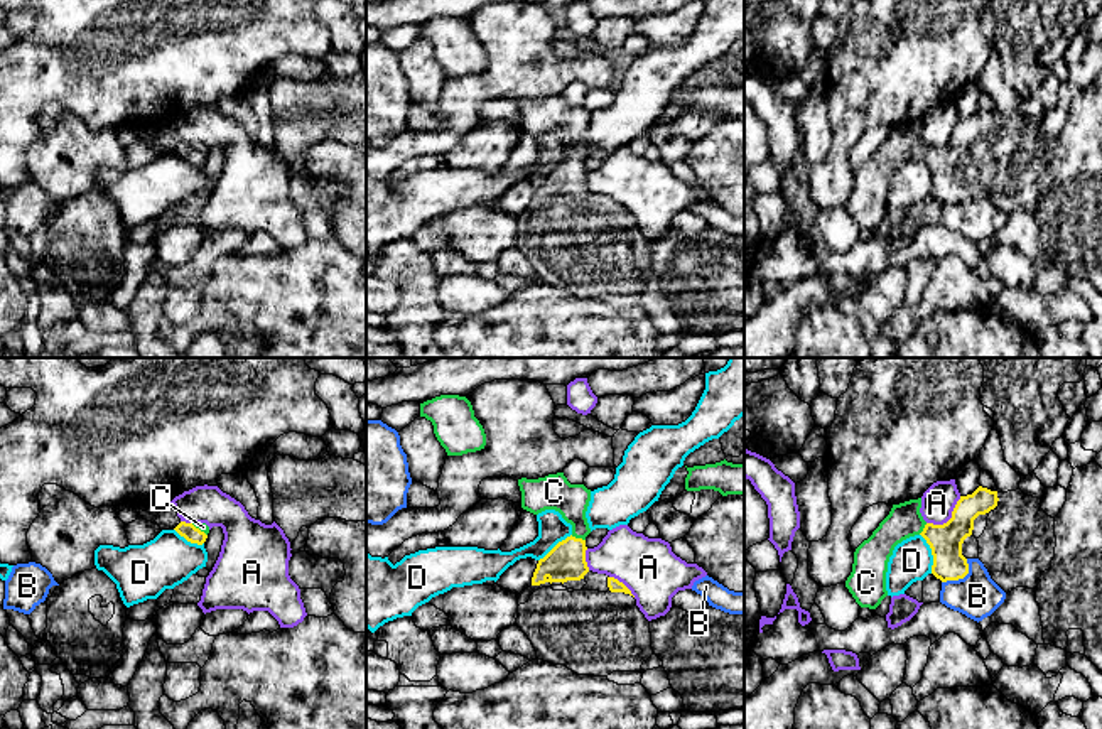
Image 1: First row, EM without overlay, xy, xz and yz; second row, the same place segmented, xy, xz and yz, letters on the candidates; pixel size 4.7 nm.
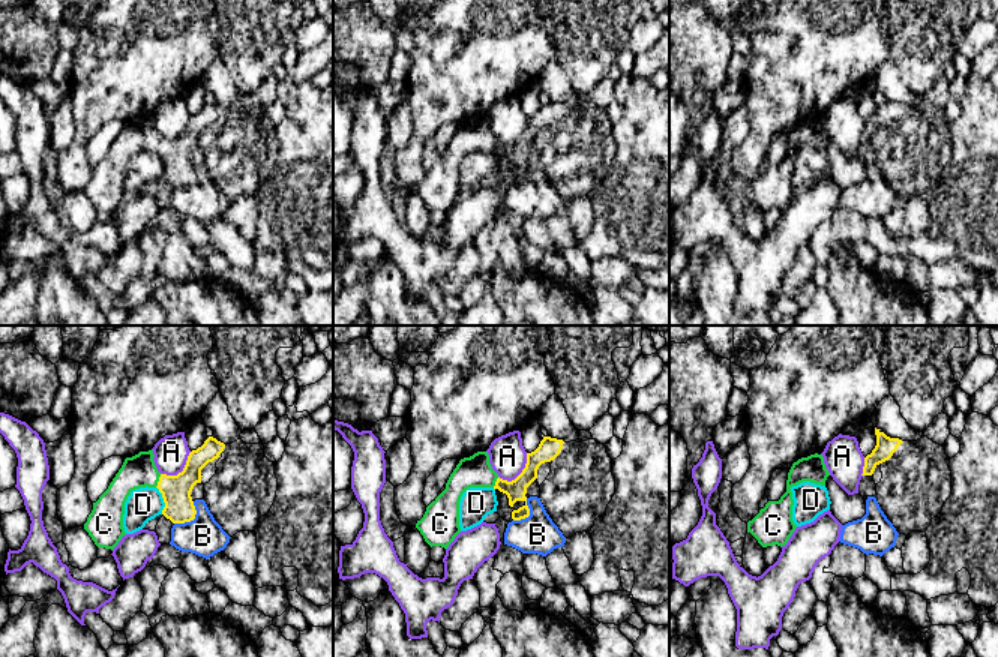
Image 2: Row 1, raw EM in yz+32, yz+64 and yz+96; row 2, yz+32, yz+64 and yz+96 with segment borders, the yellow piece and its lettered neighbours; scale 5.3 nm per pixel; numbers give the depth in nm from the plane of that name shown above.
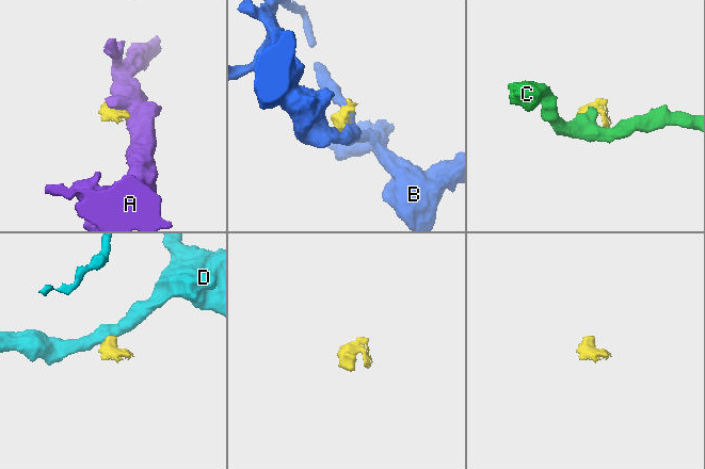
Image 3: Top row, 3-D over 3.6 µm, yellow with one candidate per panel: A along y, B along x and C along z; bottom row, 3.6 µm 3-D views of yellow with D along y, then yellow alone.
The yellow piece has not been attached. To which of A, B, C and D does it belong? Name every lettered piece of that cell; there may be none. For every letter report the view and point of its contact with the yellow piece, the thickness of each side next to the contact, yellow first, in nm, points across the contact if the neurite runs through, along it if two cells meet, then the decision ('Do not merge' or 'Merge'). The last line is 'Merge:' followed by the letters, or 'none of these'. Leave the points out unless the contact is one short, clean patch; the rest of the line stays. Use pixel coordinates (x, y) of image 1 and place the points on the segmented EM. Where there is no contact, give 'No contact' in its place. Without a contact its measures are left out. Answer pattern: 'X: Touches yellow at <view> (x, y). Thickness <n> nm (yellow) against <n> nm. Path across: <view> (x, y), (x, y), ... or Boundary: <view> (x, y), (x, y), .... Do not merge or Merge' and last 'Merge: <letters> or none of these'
A: Touches yellow at yz (950, 518). Thickness 160 nm (yellow) against 160 nm. Do not merge
B: Touches yellow at yz (961, 577). Thickness 160 nm (yellow) against 220 nm. Do not merge
C: Touches yellow at xz (578, 539). Thickness 180 nm (yellow) against 160 nm. Path across: xz (566, 561), (578, 539), (578, 518), (556, 493). Merge
D: Touches yellow at yz (932, 554). Thickness 160 nm (yellow) against 200 nm. Boundary: yz (920, 534), (930, 549), (932, 572). Do not merge
Merge: C

